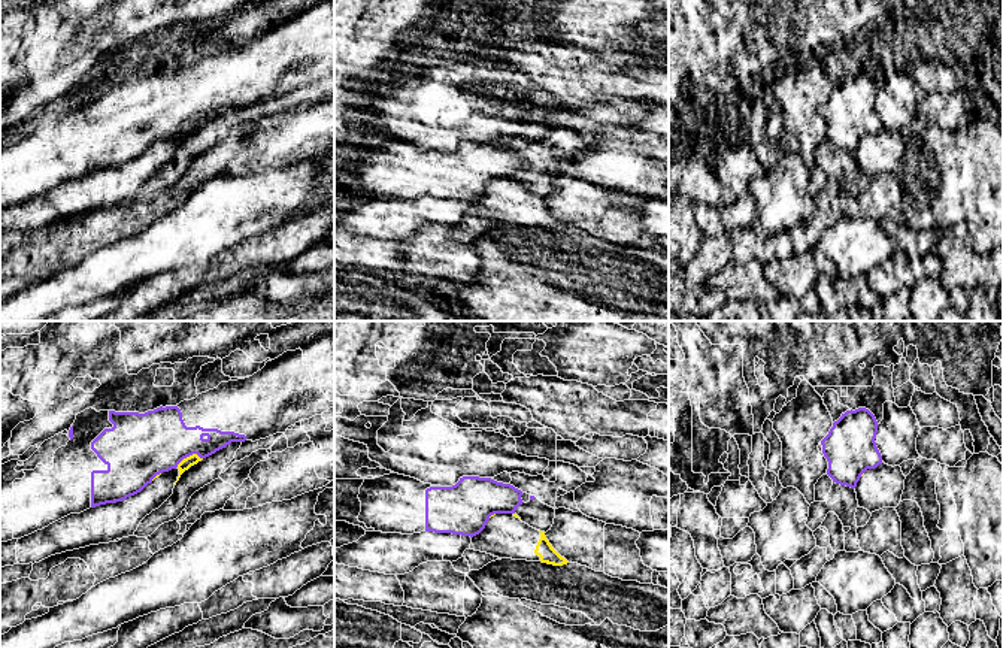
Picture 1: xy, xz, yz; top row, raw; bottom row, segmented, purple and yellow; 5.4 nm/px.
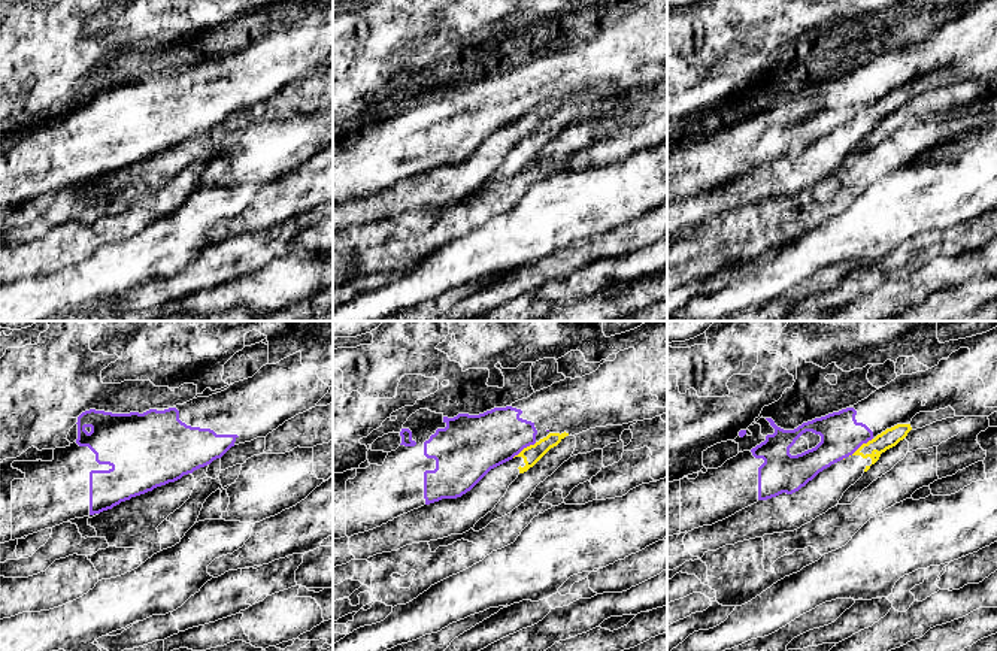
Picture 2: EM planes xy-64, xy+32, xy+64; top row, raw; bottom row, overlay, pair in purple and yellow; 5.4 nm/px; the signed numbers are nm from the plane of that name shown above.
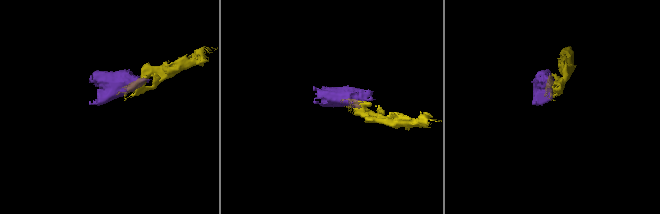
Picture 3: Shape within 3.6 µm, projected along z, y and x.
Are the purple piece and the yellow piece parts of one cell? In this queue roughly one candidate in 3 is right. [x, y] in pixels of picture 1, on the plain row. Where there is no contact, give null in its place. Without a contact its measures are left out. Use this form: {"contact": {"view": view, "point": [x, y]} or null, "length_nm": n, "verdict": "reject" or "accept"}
{"contact": {"view": "xy", "point": [188, 121]}, "length_nm": 150, "verdict": "reject"}

